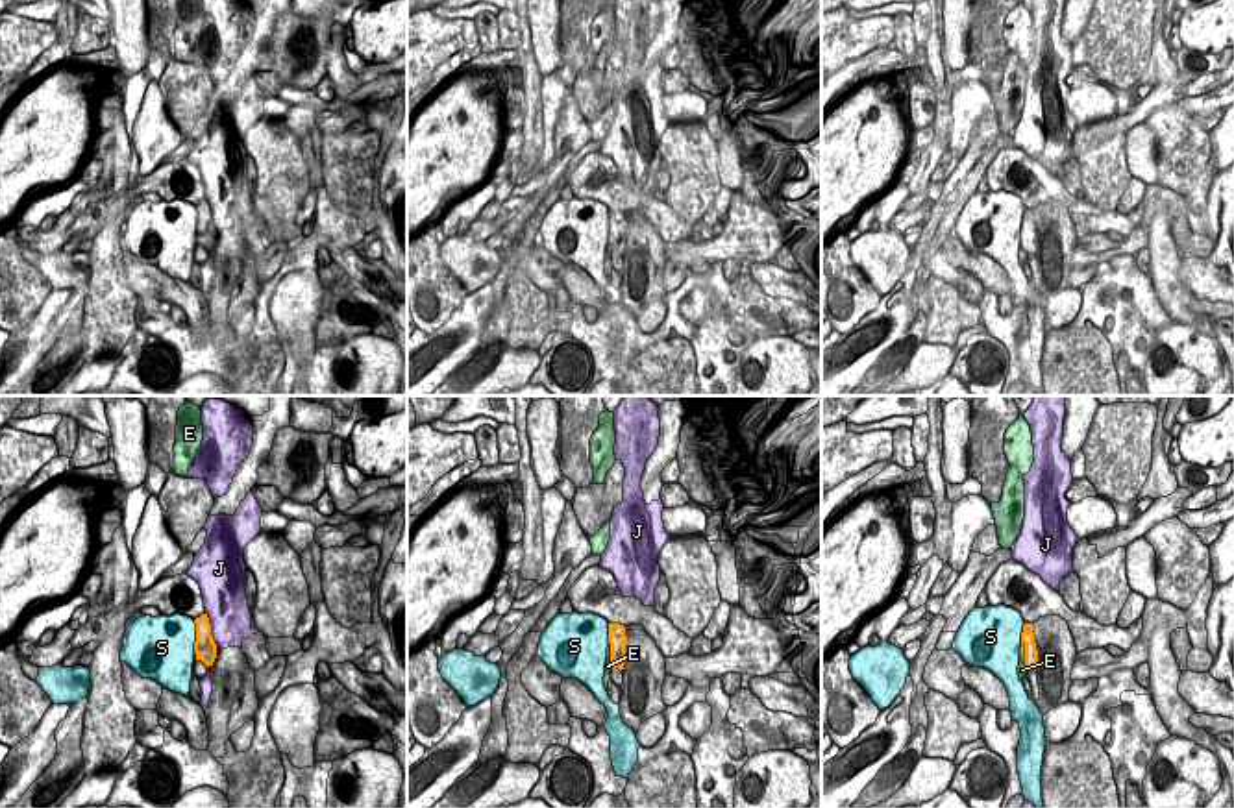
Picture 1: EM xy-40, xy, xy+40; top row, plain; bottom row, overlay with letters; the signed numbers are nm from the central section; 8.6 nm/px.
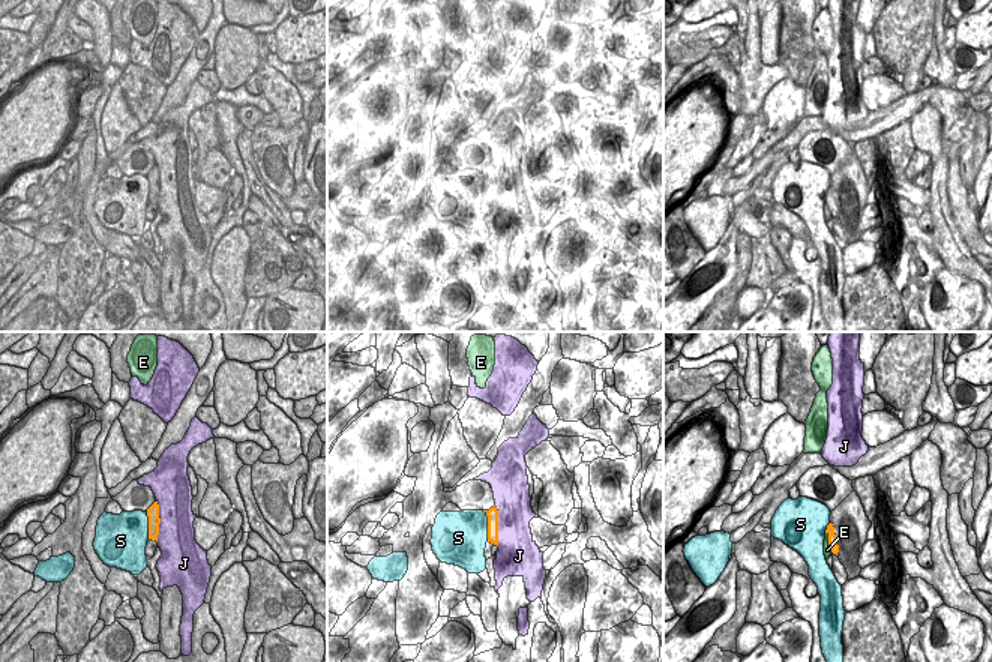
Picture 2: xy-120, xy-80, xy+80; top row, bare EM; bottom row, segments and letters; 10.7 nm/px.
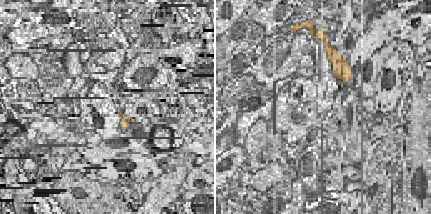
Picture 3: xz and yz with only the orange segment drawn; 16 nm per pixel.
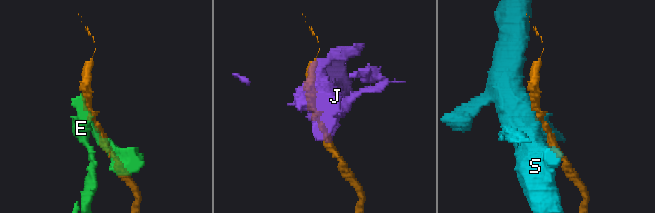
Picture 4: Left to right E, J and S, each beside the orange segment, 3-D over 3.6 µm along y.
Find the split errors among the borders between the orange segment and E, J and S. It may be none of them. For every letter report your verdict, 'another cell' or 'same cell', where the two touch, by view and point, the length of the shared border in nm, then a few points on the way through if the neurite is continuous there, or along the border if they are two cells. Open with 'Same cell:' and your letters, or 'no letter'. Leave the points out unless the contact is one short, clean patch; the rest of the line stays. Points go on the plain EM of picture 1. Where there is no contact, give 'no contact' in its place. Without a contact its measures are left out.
Same cell: no letter
E: another cell | xy+40 (1025, 243) | 260 nm | along xy+40 (1022, 228), (1025, 250), (1031, 254)
J: another cell | xy-40 (209, 219) | 380 nm
S: another cell | xy-40 (197, 222) | 280 nm | along xy-40 (193, 206), (195, 237)

